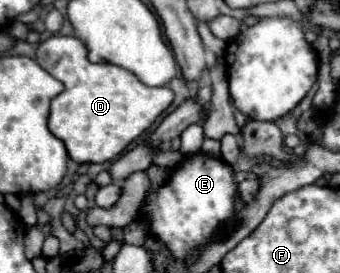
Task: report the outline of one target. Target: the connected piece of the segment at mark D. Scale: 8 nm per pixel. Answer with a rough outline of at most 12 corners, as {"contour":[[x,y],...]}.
{"contour":[[73,35],[35,59],[65,89],[49,131],[77,163],[107,163],[171,105]]}

